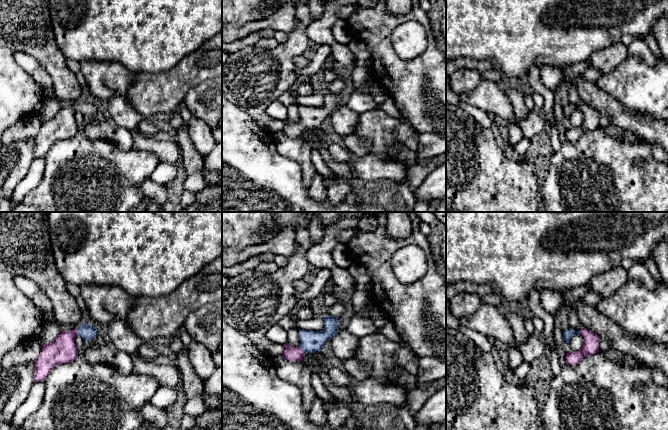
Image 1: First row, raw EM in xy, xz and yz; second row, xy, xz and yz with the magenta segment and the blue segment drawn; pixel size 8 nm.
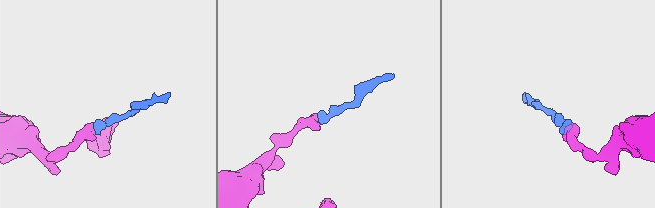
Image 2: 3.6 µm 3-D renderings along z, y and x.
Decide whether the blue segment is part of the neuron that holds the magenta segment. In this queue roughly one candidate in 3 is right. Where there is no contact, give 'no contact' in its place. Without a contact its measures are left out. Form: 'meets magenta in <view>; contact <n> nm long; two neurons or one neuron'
meets magenta in xy; contact 60 nm long; one neuron

